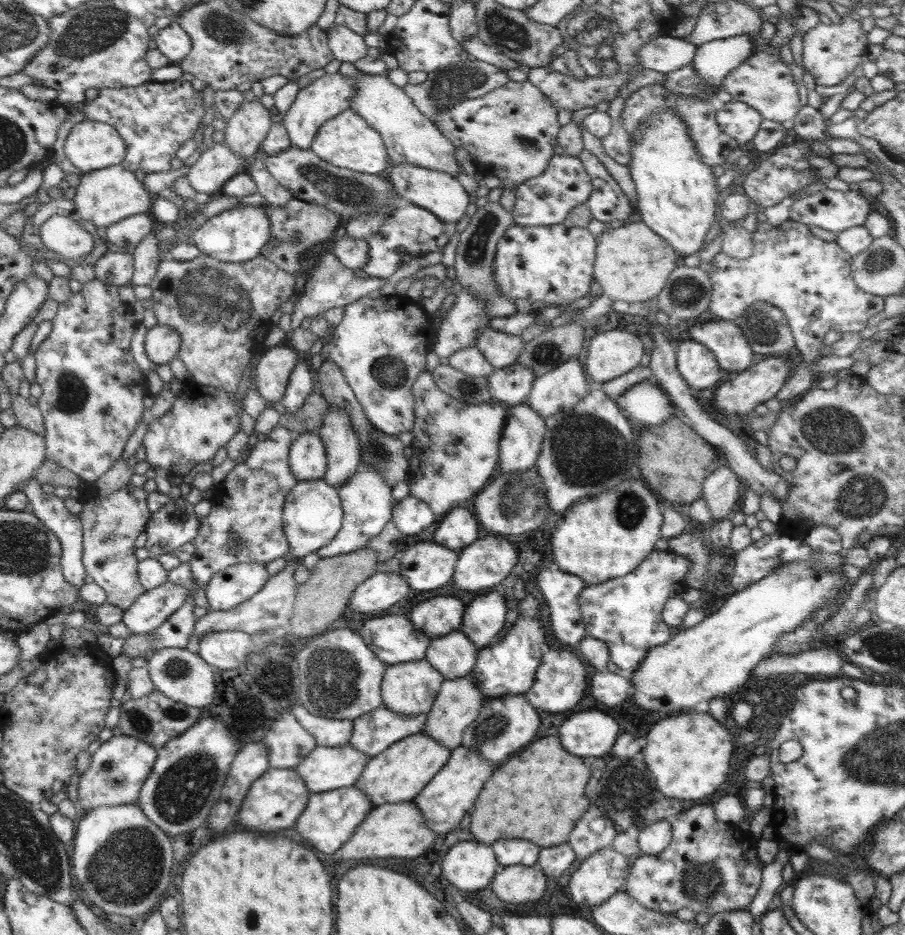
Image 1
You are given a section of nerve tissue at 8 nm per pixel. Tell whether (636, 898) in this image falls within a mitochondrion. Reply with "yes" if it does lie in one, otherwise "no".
no

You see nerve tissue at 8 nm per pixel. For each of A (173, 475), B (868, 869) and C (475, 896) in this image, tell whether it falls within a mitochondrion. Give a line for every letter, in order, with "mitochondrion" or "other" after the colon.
A: other
B: other
C: other

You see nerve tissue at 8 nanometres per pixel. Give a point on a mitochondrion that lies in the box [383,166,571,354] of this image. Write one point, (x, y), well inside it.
(476, 244)

